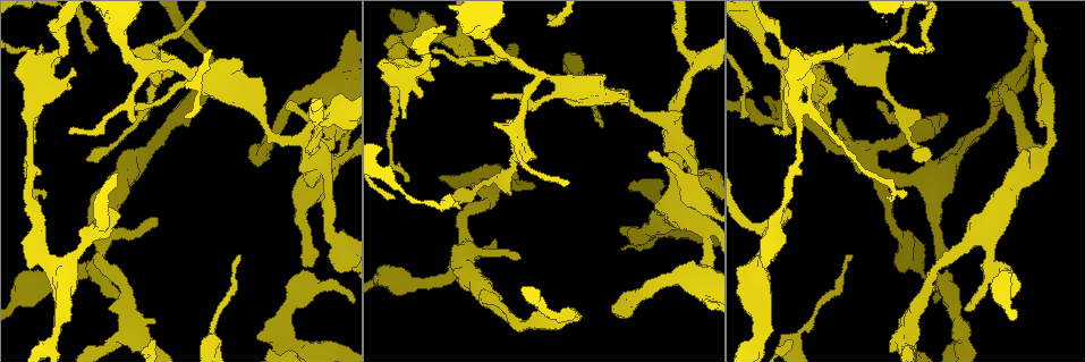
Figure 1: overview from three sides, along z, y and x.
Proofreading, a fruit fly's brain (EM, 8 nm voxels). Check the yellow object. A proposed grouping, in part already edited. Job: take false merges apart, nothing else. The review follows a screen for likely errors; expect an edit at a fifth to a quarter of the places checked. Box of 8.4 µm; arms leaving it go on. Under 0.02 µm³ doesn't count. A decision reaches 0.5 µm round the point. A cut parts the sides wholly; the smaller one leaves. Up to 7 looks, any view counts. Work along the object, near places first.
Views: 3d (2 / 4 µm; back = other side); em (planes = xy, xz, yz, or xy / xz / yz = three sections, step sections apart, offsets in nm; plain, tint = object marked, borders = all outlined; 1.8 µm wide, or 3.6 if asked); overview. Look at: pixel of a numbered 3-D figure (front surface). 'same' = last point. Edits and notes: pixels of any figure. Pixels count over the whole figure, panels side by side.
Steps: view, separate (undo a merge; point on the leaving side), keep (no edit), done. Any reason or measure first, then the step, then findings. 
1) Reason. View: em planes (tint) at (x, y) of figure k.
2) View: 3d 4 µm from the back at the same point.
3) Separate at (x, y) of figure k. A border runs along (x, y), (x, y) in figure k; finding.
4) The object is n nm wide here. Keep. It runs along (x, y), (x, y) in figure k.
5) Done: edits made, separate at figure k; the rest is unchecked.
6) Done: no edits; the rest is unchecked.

Side arm on a straight run. View: em xy step 8 (tint) at (404, 65) of figure 1.

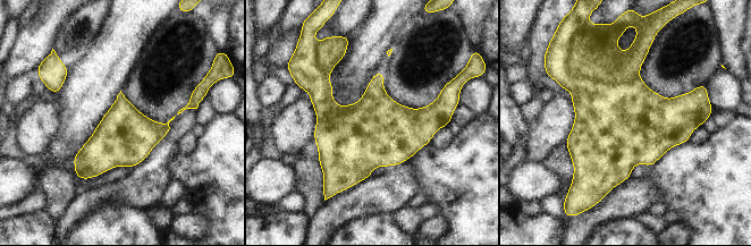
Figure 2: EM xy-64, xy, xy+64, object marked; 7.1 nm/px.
View: em planes (borders) at the same point.

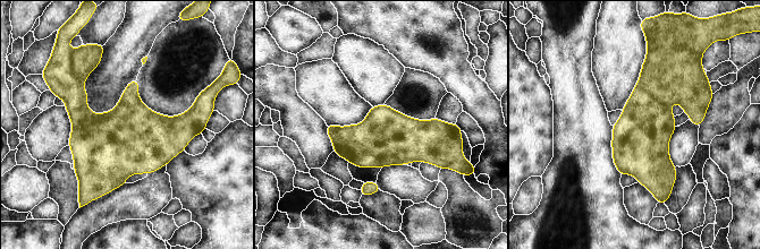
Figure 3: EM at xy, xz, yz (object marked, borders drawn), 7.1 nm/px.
The object is 400 nm wide here. Separate at (673, 71) of figure 3. A border runs along (639, 79), (657, 99), (668, 105) in figure 3; two neurons meet here.

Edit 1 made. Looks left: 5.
Sudden change in width. View: 3d 4 µm at (789, 121) of figure 1.

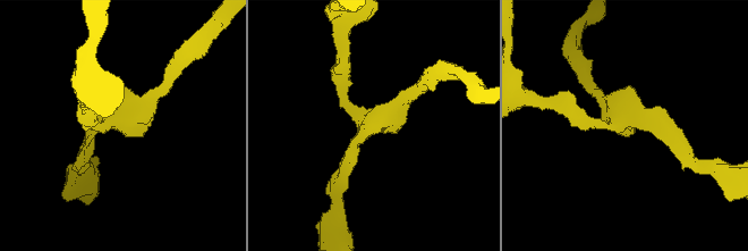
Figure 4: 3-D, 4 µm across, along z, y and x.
Shape alone is not enough. View: em xz step 4 (tint) at (631, 123) of figure 4.

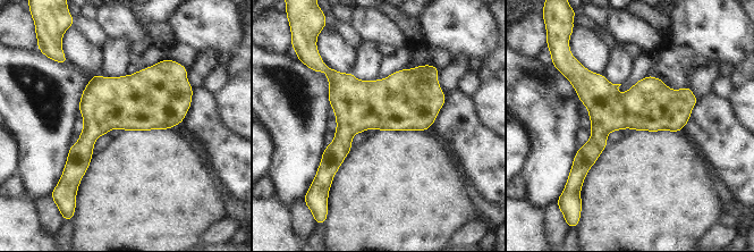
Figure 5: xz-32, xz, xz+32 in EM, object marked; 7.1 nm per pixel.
Keep. Continuous, no second neuron.

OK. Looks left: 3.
Done: edits made, separate at figure 3; the rest is unchecked.

